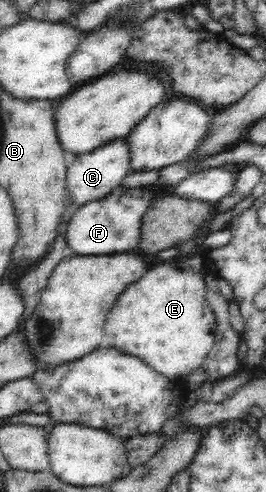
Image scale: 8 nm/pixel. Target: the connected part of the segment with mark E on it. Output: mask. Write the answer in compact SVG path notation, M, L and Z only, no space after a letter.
M199 254L191 258L189 266L178 262L173 266L172 264L160 264L154 268L149 266L138 282L129 284L126 292L118 296L110 312L105 315L103 326L105 345L132 354L132 356L140 356L145 364L169 379L186 378L198 370L214 346L217 331L215 314L205 295L205 274L208 266L207 260Z

